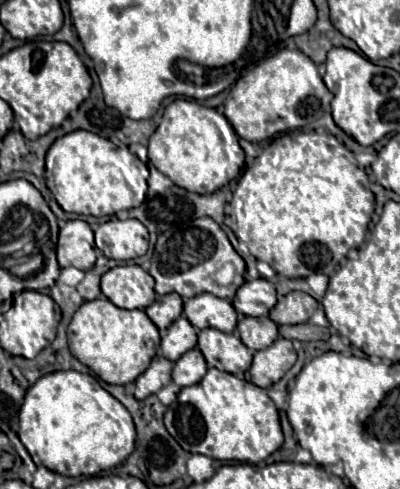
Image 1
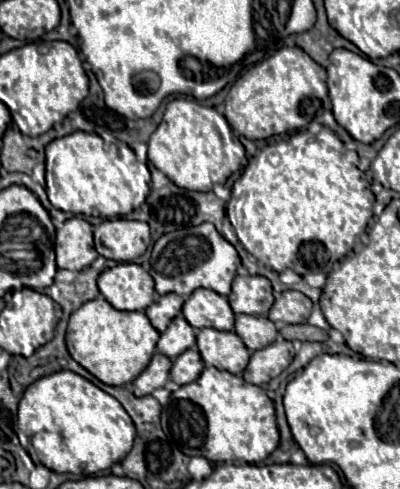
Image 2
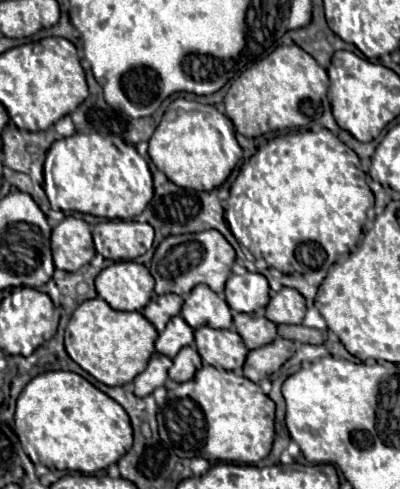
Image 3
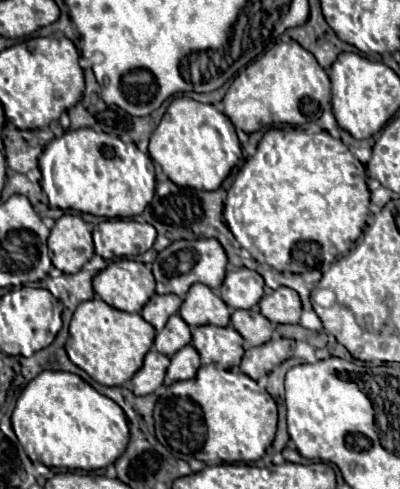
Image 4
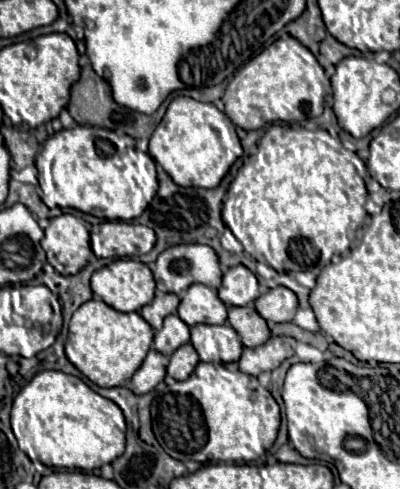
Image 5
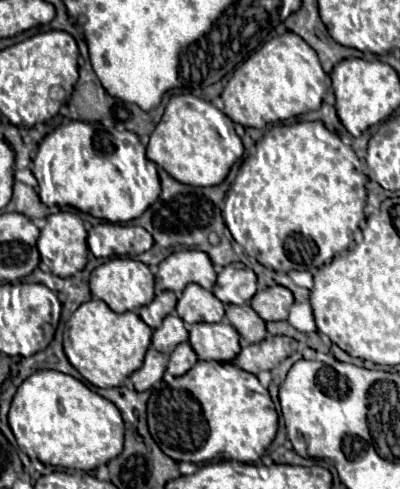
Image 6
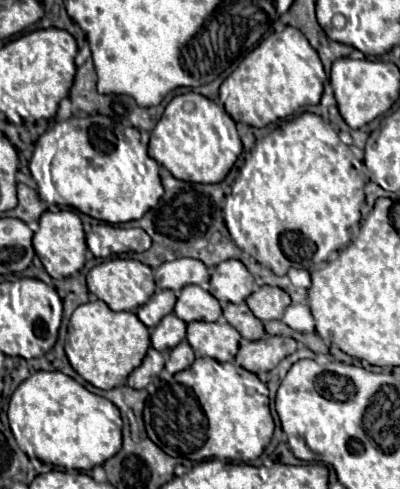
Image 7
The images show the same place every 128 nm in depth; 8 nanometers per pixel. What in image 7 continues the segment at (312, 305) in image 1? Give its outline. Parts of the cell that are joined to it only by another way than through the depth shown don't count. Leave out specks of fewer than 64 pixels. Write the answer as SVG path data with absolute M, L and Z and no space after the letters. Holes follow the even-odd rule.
M262 286L252 296L248 296L246 304L262 322L280 320L284 316L286 306L290 304L290 296L282 288Z

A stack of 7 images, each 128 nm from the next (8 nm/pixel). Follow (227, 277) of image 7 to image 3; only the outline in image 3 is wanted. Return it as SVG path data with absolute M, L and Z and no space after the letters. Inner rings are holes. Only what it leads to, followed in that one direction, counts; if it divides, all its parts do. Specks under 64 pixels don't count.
M232 274L226 282L226 302L234 312L256 312L270 300L270 286L262 274Z

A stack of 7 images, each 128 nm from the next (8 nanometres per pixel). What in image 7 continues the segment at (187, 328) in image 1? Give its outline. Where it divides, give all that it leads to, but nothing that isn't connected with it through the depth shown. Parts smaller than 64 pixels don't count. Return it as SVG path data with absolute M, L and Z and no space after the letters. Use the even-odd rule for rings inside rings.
M176 314L164 316L164 320L152 330L152 346L158 352L172 350L184 338L186 338L186 324Z

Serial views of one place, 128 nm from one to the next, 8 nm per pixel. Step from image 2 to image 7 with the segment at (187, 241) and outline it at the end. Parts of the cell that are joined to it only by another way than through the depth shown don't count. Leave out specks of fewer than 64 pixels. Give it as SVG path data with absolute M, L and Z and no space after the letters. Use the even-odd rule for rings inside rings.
M176 258L172 262L164 262L156 270L156 286L168 288L168 290L182 290L188 284L196 284L202 288L208 288L208 268L202 260L196 258Z

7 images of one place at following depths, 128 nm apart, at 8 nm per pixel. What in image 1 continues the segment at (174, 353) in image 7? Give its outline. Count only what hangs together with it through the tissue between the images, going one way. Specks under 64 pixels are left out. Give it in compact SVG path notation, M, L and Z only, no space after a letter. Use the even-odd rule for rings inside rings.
M192 348L180 360L174 362L172 380L180 388L192 386L192 384L200 382L200 378L206 374L206 370L208 370L208 366L206 366L206 360L204 360L202 352L198 348Z

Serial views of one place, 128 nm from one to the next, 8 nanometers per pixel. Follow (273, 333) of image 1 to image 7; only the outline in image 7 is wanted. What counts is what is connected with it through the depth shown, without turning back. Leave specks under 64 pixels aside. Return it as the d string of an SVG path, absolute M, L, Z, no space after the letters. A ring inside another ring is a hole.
M226 304L224 318L230 326L234 326L242 338L246 340L260 340L264 338L264 326L262 322L252 314L252 310L242 304Z

